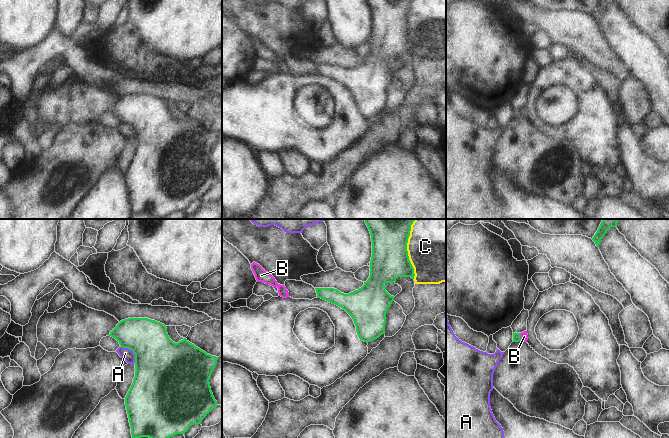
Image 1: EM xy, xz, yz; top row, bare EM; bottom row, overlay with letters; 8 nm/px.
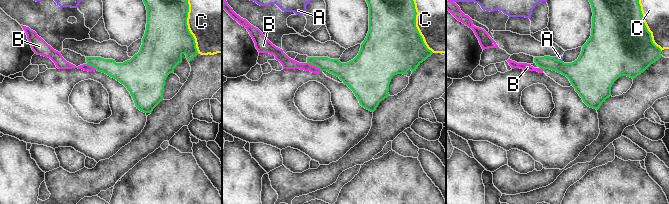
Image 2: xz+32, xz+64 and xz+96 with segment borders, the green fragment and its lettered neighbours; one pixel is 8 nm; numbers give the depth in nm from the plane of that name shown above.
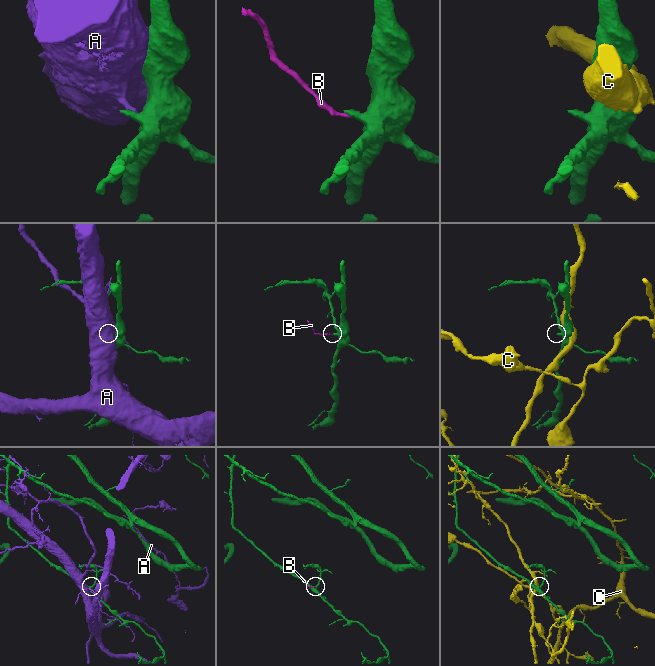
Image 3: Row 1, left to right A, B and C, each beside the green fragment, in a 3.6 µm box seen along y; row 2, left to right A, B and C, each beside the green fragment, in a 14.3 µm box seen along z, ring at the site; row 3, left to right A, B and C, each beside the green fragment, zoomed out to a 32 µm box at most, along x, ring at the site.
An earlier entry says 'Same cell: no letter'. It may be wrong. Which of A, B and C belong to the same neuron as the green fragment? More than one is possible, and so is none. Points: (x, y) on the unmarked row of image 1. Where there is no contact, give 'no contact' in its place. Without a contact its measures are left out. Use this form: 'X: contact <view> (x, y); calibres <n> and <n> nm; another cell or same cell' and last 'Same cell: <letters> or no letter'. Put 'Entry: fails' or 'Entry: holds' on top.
Entry: holds
A: contact xy (132, 126); calibres 400 and 90 nm; another cell
B: contact yz (519, 112); calibres 60 and 60 nm; another cell
C: contact xz (407, 27); calibres 300 and 460 nm; another cell
Same cell: no letter

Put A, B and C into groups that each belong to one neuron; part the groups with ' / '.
A / B / C

